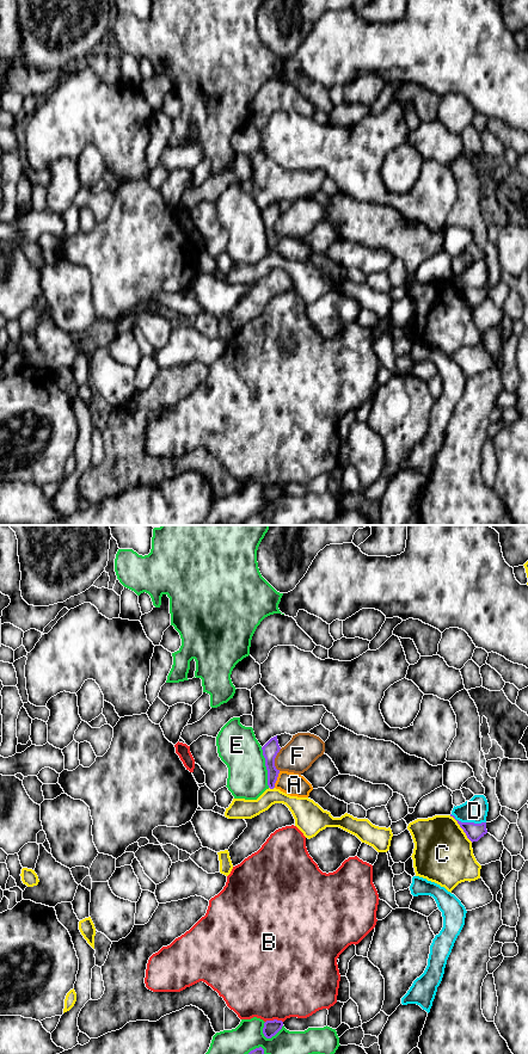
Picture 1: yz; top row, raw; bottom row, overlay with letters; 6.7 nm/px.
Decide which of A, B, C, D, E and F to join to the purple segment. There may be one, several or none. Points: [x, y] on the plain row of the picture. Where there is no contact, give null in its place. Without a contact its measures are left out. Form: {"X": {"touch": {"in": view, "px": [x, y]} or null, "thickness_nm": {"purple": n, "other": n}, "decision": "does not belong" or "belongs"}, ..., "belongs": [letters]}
{"A": {"touch": {"in": "yz", "px": [276, 245]}, "thickness_nm": {"purple": 110, "other": 160}, "decision": "does not belong"}, "B": {"touch": {"in": "yz", "px": [274, 485]}, "thickness_nm": {"purple": 100, "other": 500}, "decision": "does not belong"}, "C": {"touch": {"in": "yz", "px": [461, 293]}, "thickness_nm": {"purple": 110, "other": 400}, "decision": "does not belong"}, "D": {"touch": {"in": "yz", "px": [468, 288]}, "thickness_nm": {"purple": 110, "other": 160}, "decision": "does not belong"}, "E": {"touch": {"in": "yz", "px": [266, 233]}, "thickness_nm": {"purple": 110, "other": 280}, "decision": "does not belong"}, "F": {"touch": {"in": "yz", "px": [274, 225]}, "thickness_nm": {"purple": 110, "other": 220}, "decision": "does not belong"}, "belongs": []}

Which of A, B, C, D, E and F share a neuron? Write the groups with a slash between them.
A F / B / C / D / E

